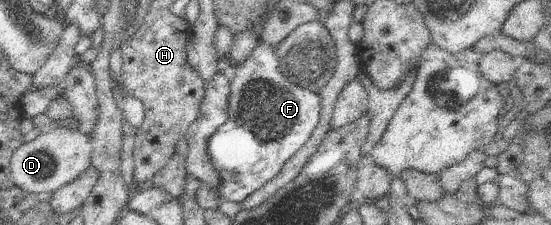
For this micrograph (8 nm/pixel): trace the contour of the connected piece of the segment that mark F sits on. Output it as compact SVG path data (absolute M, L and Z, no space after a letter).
M261 43L240 66L230 72L229 117L210 137L207 146L212 164L221 178L221 186L216 190L222 201L242 203L255 190L263 187L308 142L318 124L322 110L319 93L298 86L285 77L285 71L275 55L276 49L277 46Z

